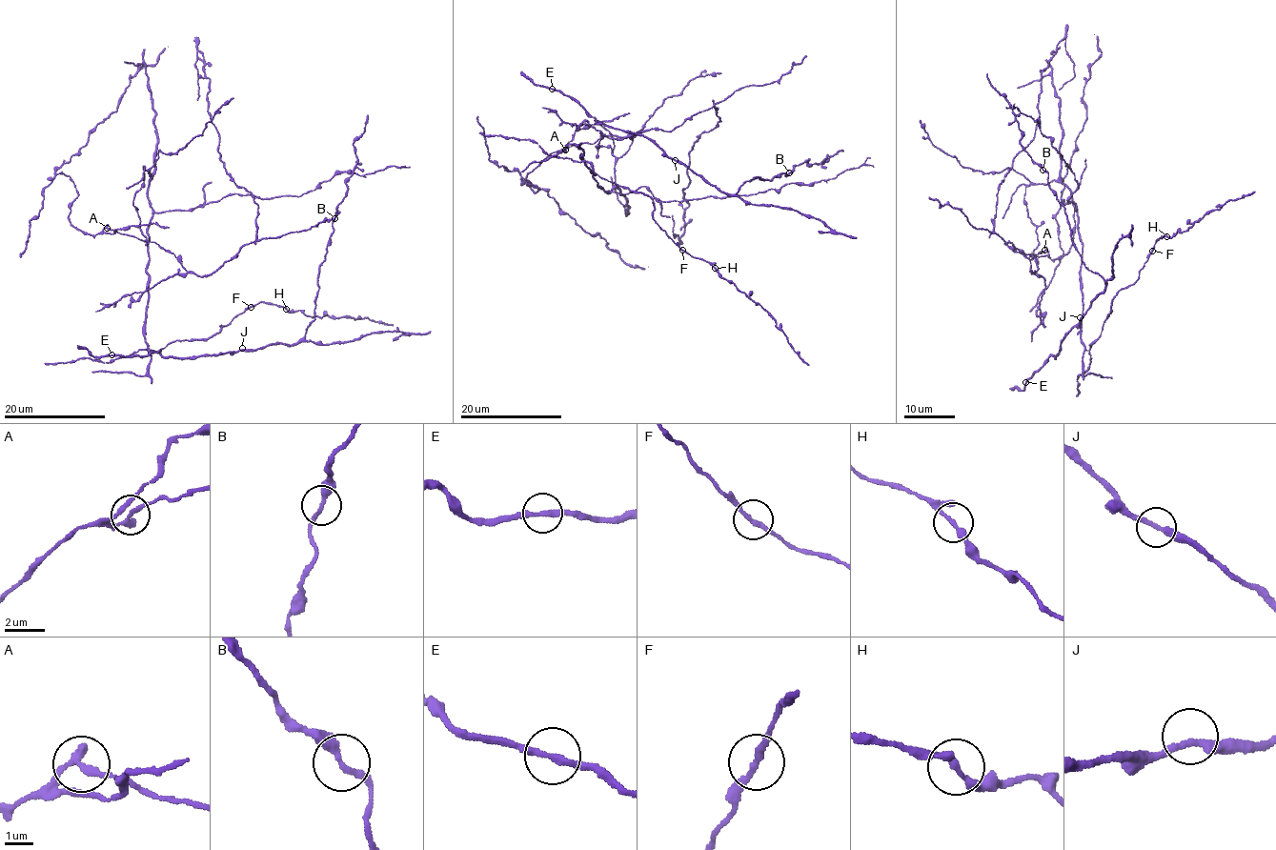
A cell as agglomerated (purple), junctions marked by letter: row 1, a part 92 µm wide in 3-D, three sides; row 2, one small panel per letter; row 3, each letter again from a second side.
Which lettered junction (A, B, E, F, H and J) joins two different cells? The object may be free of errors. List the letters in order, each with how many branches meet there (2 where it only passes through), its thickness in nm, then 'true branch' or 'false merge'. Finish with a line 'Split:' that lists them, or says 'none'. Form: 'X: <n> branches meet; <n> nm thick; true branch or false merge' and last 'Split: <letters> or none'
A: 2 branches meet; 260 nm thick; false merge
B: 2 branches meet; 240 nm thick; true branch
E: 2 branches meet; 240 nm thick; true branch
F: 2 branches meet; 240 nm thick; true branch
H: 2 branches meet; 220 nm thick; true branch
J: 2 branches meet; 240 nm thick; true branch
Split: A

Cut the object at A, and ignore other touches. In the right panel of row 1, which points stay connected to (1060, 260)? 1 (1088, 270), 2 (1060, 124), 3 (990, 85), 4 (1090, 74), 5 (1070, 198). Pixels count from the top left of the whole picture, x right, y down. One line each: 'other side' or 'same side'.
1: same side
2: other side
3: same side
4: same side
5: other side

